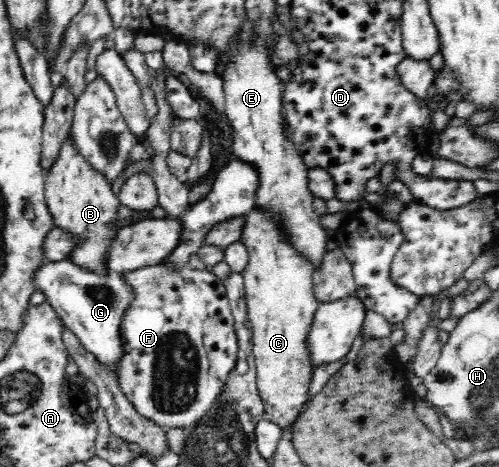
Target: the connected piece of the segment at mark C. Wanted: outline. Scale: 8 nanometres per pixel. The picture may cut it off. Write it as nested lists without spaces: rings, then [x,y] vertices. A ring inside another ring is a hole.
[[[256,207],[244,218],[240,241],[248,252],[248,260],[243,270],[244,289],[252,328],[253,354],[256,358],[257,386],[263,401],[265,417],[278,424],[282,429],[295,420],[307,400],[307,390],[312,380],[312,370],[306,362],[305,338],[310,323],[320,306],[314,295],[312,274],[316,266],[300,253],[299,247],[292,242],[285,218],[272,207]]]

